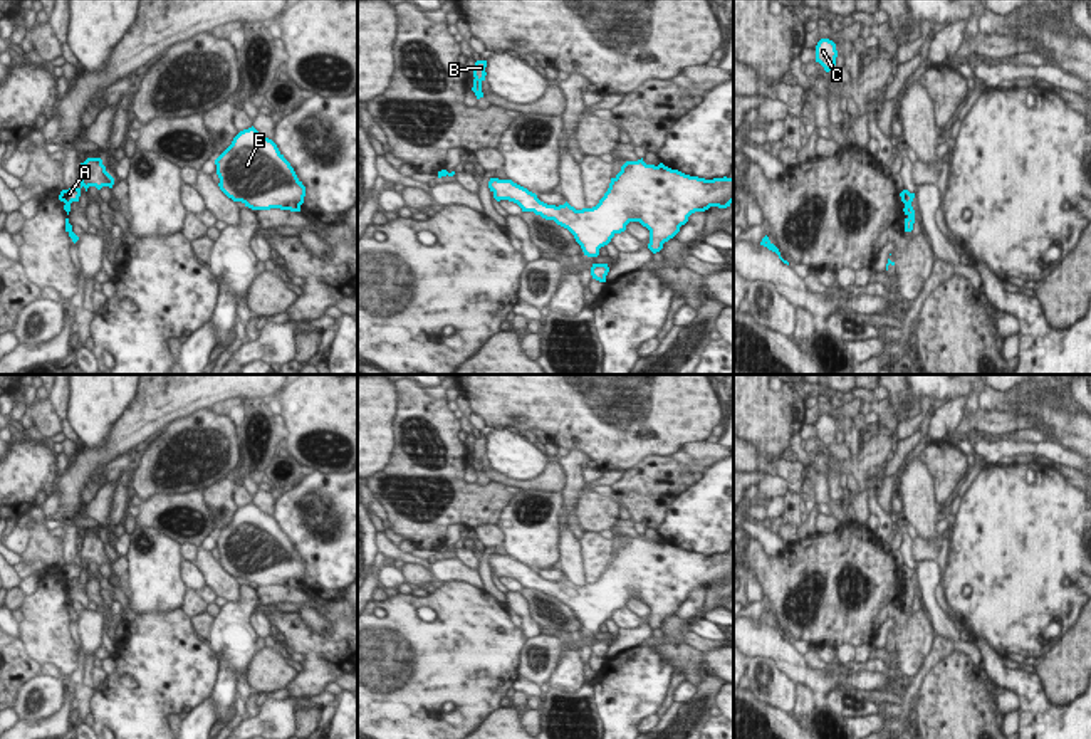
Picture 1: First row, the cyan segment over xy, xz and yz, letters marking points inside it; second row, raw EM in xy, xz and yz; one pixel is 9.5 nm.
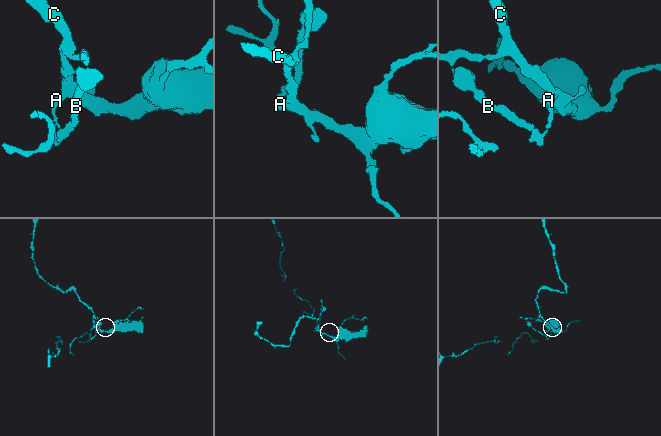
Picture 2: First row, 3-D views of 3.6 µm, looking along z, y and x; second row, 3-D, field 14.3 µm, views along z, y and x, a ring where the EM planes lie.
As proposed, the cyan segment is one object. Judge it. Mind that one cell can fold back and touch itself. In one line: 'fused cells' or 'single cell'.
fused cells

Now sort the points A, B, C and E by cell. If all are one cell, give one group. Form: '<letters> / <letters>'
A C E / B

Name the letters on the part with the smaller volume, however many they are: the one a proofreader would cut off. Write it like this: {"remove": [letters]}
{"remove": ["B"]}

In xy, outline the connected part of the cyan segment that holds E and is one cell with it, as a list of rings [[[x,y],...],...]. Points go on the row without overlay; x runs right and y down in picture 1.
[[[253,502],[240,507],[215,536],[220,566],[252,586],[300,588],[305,563],[277,521]]]

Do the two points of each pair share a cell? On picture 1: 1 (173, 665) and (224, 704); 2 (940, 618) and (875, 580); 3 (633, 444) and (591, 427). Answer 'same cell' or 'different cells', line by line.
1: different cells
2: different cells
3: same cell

